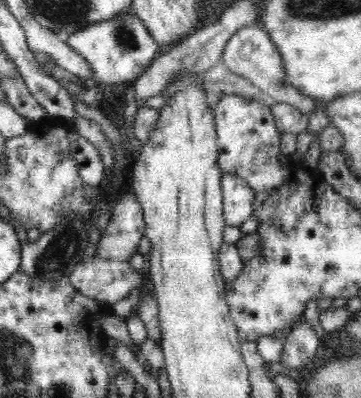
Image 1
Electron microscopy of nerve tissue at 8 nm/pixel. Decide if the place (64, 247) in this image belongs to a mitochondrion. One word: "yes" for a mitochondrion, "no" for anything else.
yes

